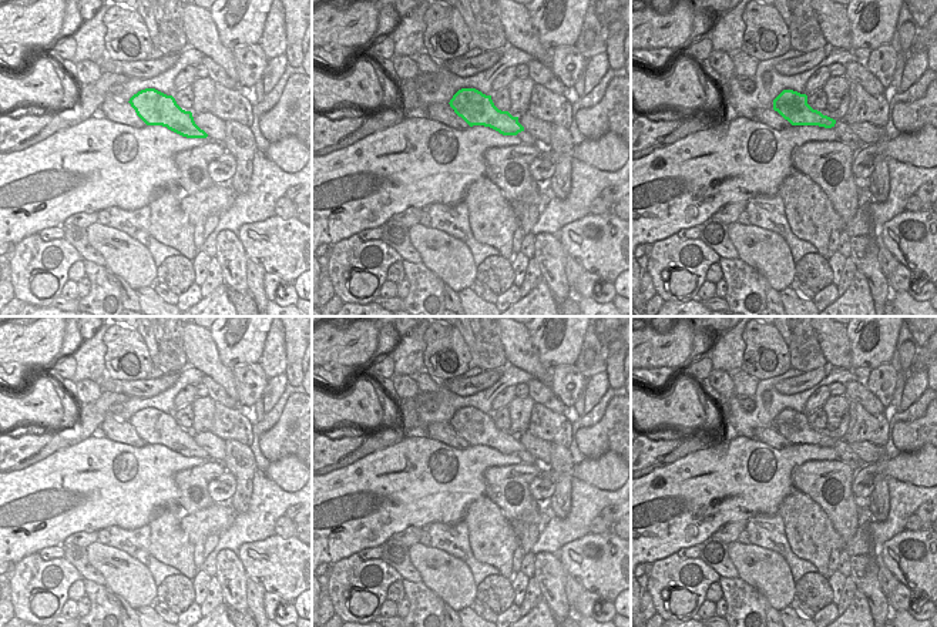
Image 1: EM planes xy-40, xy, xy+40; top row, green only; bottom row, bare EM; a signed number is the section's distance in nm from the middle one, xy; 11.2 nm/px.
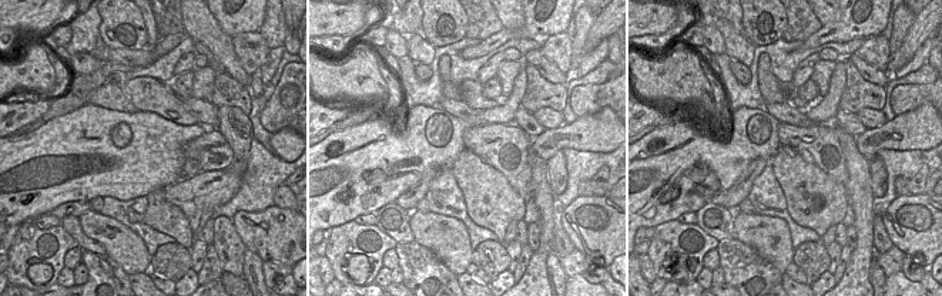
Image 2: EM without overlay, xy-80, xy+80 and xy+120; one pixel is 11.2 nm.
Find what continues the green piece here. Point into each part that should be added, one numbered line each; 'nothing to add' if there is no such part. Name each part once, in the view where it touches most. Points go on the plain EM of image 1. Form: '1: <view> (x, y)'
1: xy (526, 456)

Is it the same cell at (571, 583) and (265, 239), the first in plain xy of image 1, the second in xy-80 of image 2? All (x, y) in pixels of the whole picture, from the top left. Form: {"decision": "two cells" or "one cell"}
{"decision": "two cells"}

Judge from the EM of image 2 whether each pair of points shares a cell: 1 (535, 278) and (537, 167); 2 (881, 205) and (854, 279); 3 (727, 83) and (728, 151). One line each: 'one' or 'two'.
1: one
2: two
3: two

